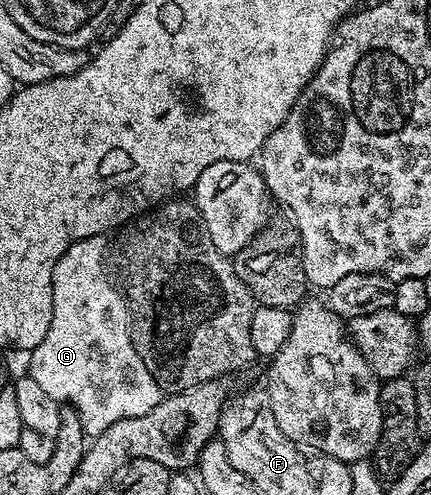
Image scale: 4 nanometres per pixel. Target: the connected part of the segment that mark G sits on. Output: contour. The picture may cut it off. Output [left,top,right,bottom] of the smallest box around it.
[27,237,162,437]

